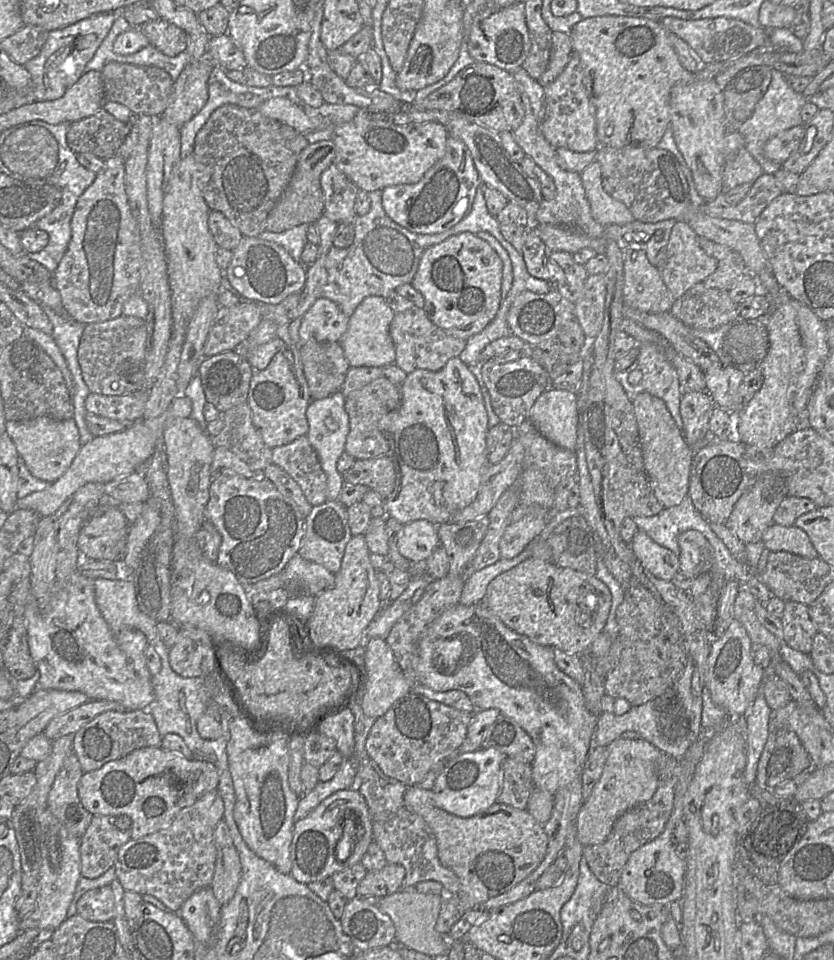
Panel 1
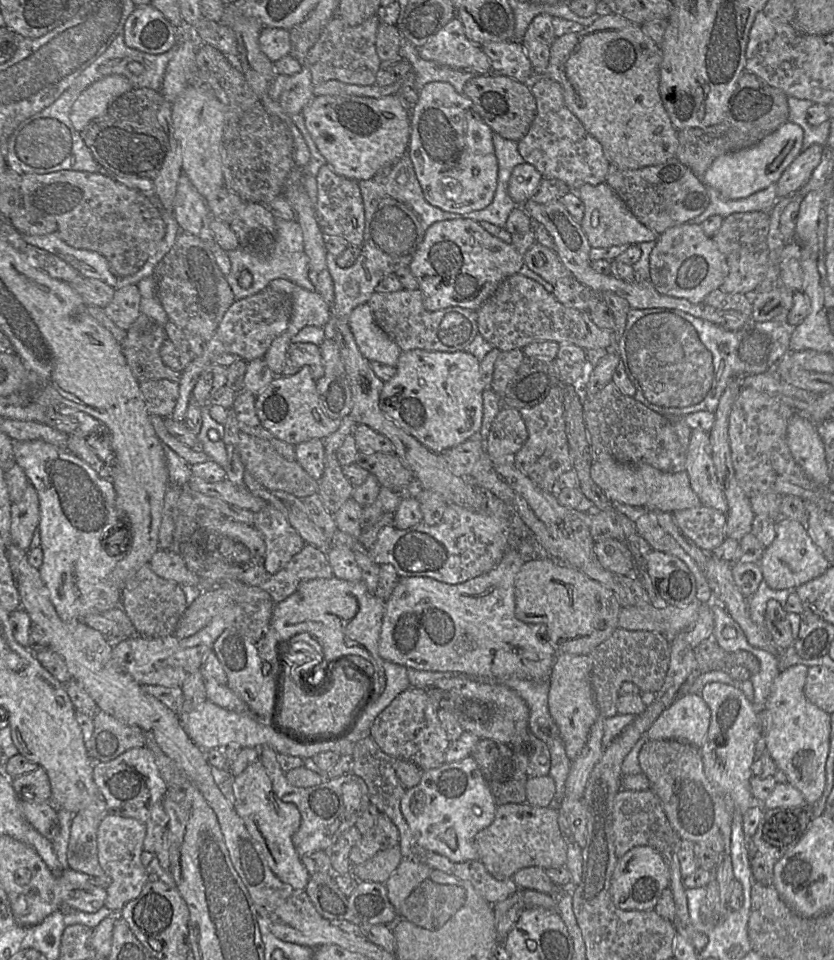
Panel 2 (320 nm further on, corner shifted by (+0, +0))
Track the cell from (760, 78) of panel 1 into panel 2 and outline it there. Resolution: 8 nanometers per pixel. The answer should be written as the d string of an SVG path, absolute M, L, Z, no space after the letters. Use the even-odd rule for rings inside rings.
M744 70L721 122L709 127L686 128L678 131L677 159L695 175L703 176L717 157L748 148L787 122L787 97L781 89L770 86L755 74Z

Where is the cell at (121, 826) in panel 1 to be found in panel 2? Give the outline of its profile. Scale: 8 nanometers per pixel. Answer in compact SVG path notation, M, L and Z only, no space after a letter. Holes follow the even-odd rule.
M108 814L98 827L98 860L104 873L111 879L106 890L105 906L114 914L119 914L127 903L136 899L149 882L149 873L141 862L145 833L145 826L136 819L112 814Z

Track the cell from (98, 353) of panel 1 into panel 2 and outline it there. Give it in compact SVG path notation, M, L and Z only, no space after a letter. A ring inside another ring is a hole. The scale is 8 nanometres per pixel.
M142 313L126 330L126 337L120 346L139 383L158 379L178 383L180 380L180 372L167 367L160 357L159 349L165 339L164 328Z

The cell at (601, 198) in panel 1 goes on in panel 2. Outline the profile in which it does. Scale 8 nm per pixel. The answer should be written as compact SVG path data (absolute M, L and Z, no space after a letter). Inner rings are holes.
M585 184L575 190L584 205L584 215L580 224L592 248L608 248L618 245L639 245L656 240L658 235L642 224L630 211L625 202L607 185Z

